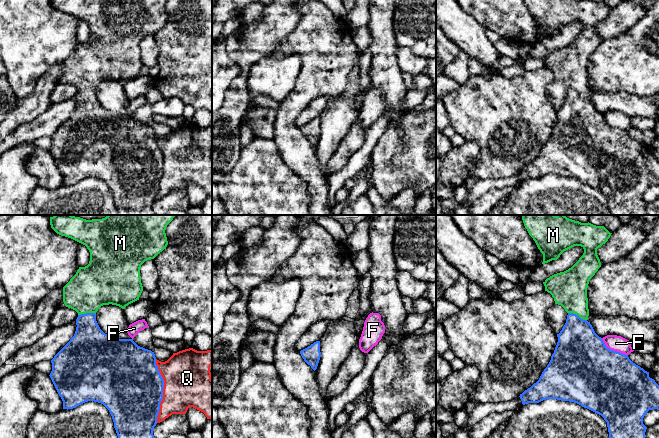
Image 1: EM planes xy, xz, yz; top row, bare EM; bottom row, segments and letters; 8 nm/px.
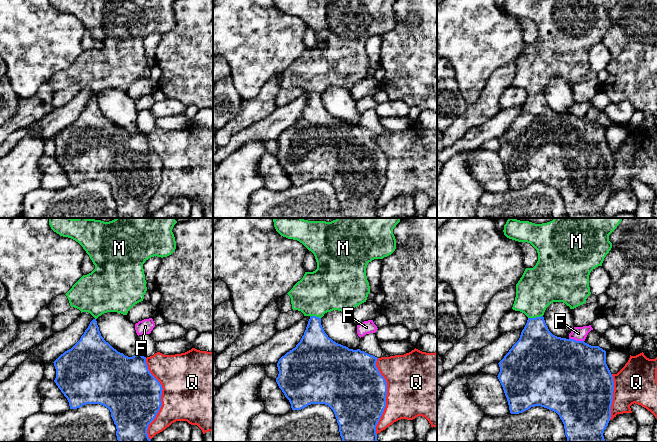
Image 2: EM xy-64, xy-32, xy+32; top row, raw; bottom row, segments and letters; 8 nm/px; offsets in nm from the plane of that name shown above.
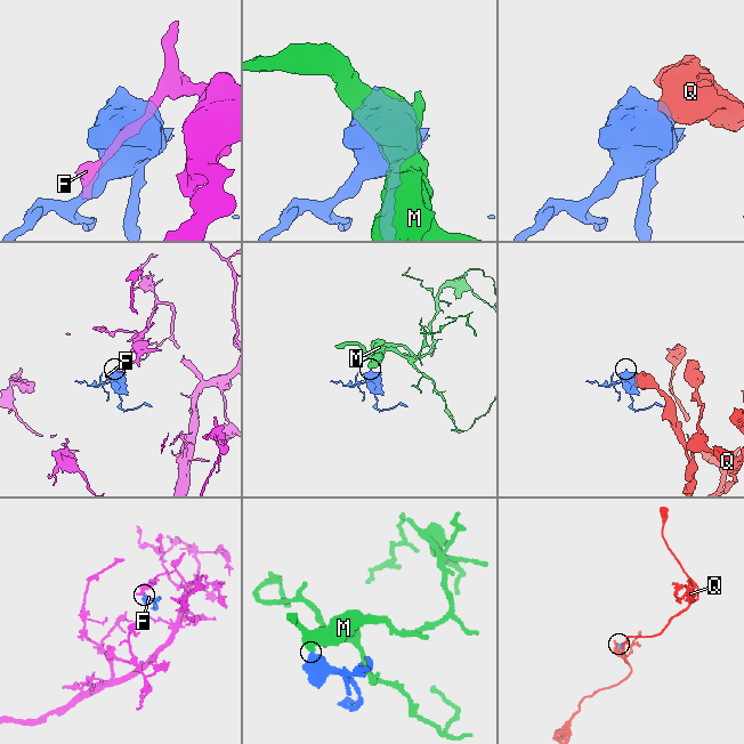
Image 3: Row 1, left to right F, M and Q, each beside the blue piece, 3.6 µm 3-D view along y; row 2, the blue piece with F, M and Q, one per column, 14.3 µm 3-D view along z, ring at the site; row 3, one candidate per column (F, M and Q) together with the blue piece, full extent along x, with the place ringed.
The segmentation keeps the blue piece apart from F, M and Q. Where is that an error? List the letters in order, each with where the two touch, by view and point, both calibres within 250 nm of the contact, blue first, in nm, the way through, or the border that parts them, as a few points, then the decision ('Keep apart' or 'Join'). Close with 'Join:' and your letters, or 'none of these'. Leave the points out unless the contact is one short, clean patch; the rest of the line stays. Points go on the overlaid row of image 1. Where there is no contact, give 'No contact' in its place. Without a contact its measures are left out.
F: Touches blue at yz (612, 350). Thickness 500 nm (blue) against 130 nm. Keep apart
M: Touches blue at yz (577, 315). Thickness 340 nm (blue) against 280 nm. Path across: yz (578, 346), (577, 315), (577, 307), (569, 288). Join
Q: Touches blue at xy (162, 391). Thickness 500 nm (blue) against 380 nm. Keep apart
Join: M

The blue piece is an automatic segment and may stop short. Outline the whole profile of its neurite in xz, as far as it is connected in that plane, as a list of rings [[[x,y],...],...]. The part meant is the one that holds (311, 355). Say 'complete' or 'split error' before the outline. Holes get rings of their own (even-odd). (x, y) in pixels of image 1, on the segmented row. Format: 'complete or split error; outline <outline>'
complete; outline [[[316,341],[307,348],[301,350],[300,354],[304,361],[315,371],[321,357],[320,341]]]

